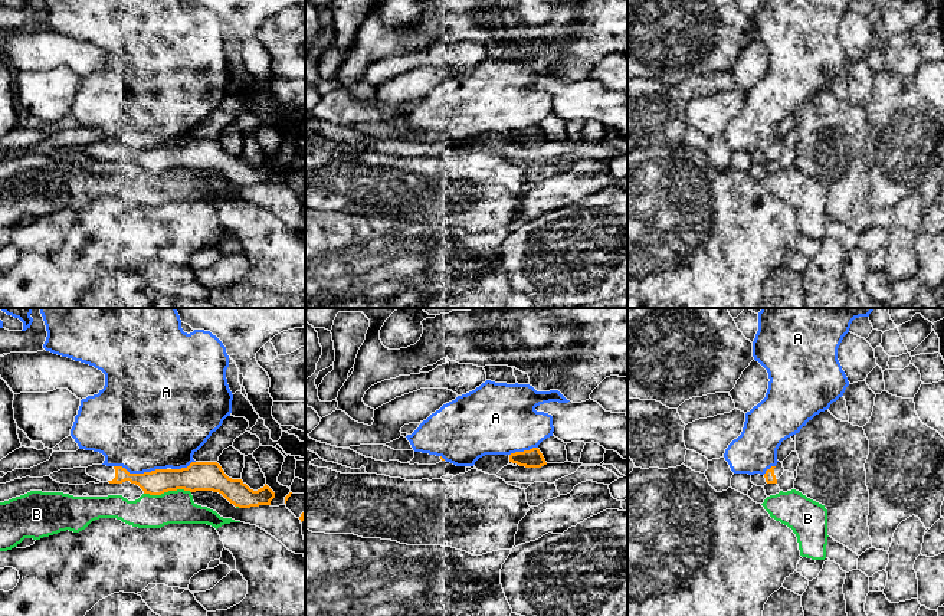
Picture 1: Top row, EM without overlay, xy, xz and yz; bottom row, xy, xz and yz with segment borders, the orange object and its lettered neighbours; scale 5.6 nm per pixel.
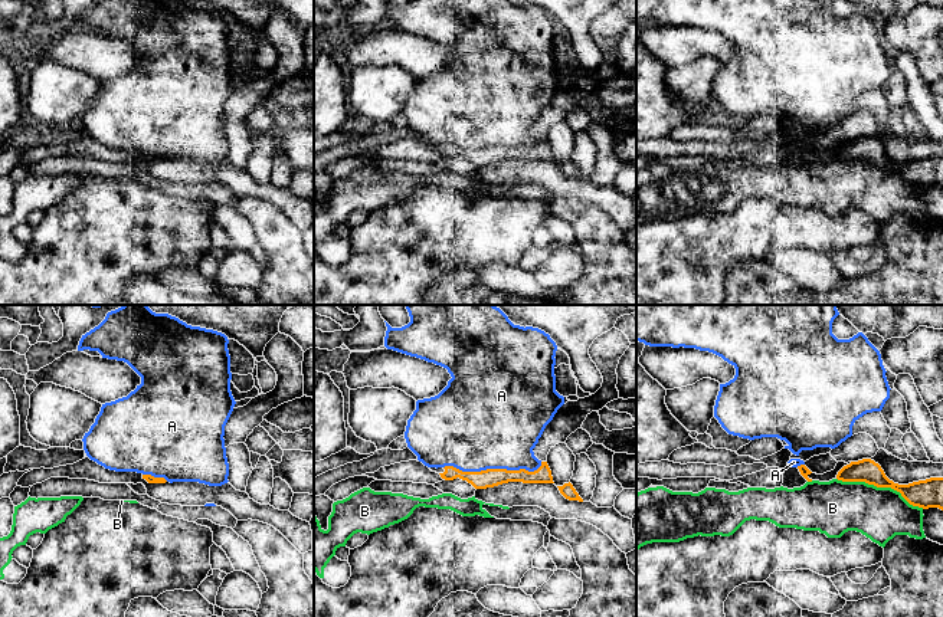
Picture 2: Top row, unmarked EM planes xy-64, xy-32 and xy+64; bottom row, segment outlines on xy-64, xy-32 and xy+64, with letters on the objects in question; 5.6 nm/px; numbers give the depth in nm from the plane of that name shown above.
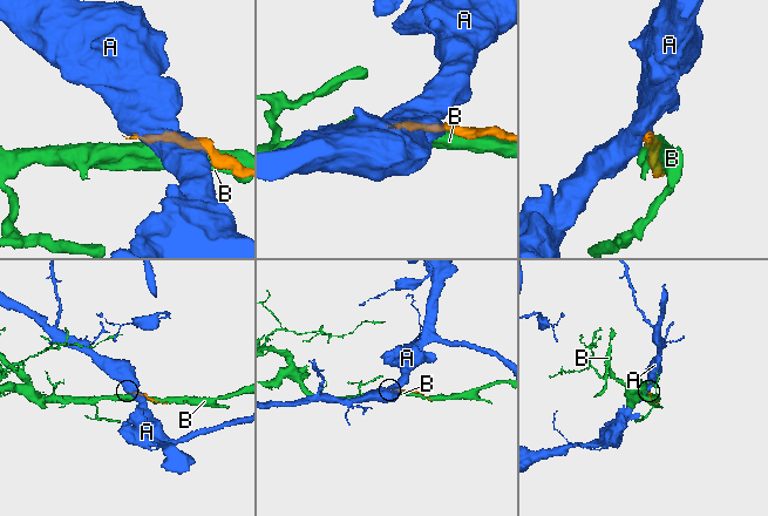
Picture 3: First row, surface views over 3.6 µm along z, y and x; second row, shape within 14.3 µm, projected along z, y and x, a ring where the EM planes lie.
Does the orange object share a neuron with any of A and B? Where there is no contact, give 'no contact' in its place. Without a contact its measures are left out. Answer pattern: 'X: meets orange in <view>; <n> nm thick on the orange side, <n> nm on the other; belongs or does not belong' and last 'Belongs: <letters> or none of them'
A: meets orange in xy; 140 nm thick on the orange side, 480 nm on the other; does not belong
B: meets orange in xy; 160 nm thick on the orange side, 190 nm on the other; does not belong
Belongs: none of them

